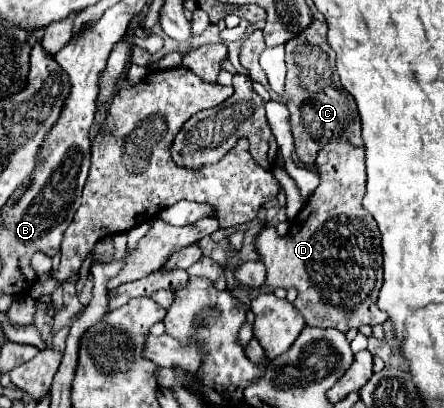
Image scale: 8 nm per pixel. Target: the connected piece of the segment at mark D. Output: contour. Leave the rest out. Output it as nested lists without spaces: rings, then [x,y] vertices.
[[[329,139],[321,151],[317,153],[317,171],[321,175],[321,185],[315,189],[315,193],[307,199],[305,207],[297,213],[297,217],[293,219],[291,223],[291,229],[285,237],[279,237],[275,229],[263,229],[263,233],[257,237],[257,247],[259,247],[259,255],[261,255],[261,261],[265,263],[267,267],[267,283],[271,289],[277,289],[277,287],[285,287],[285,289],[291,289],[295,287],[297,289],[297,299],[293,303],[293,307],[303,315],[305,319],[305,325],[307,327],[331,327],[331,329],[339,329],[343,333],[347,333],[347,329],[355,327],[359,329],[361,325],[377,325],[377,323],[385,323],[387,321],[387,313],[381,311],[377,307],[377,295],[379,295],[379,289],[383,285],[383,259],[381,259],[381,233],[379,233],[379,227],[375,223],[375,219],[363,209],[361,205],[361,199],[365,195],[365,149],[359,149],[359,147],[353,147],[347,143],[347,139]]]

